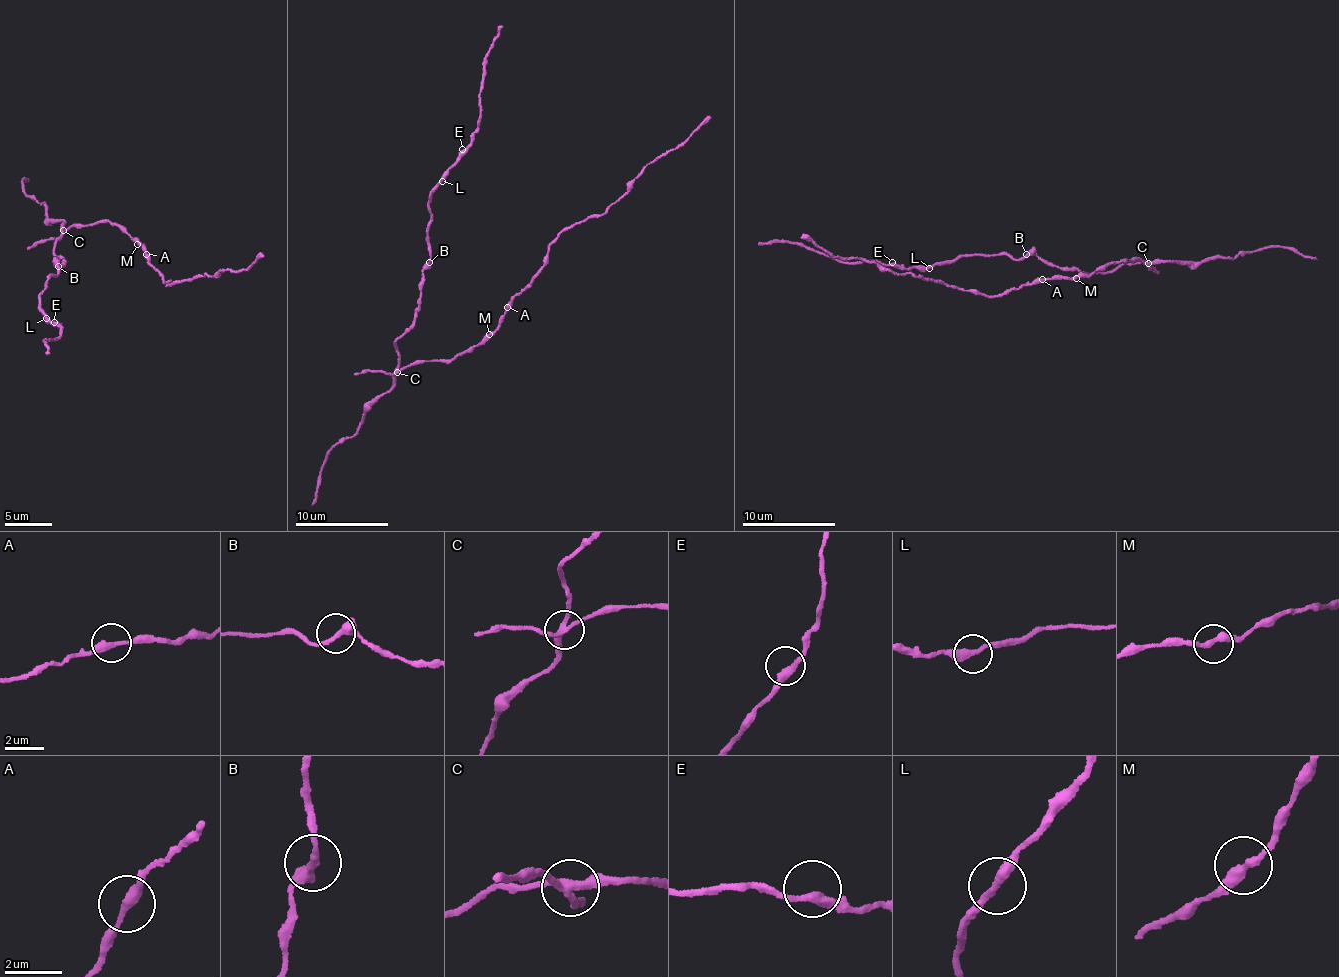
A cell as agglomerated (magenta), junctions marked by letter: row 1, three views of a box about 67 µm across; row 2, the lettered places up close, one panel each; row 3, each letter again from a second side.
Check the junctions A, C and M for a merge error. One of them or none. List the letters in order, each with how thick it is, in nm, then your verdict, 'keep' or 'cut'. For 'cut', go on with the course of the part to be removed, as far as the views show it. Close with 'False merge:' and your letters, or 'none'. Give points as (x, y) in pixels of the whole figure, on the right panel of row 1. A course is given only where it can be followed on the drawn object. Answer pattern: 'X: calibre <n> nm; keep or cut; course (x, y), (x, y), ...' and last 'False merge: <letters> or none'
A: calibre 320 nm; keep
C: calibre 260 nm; cut; course (1149, 263), (1090, 274), (997, 253), (900, 268), (776, 241), (759, 245)
M: calibre 300 nm; keep
False merge: C

